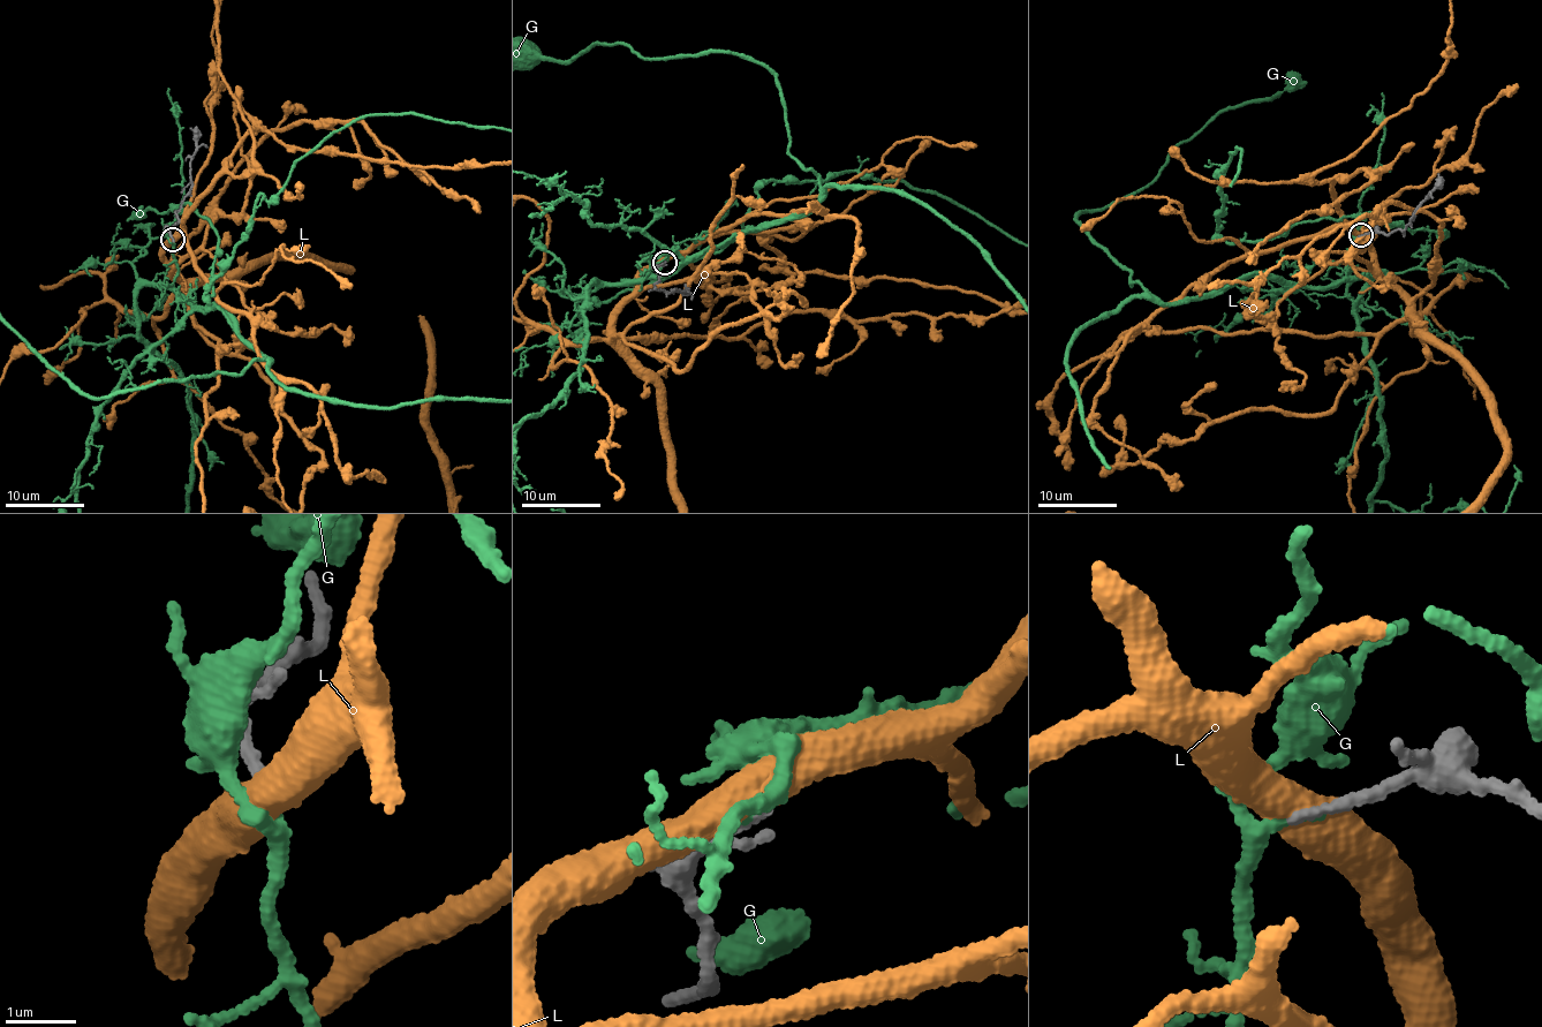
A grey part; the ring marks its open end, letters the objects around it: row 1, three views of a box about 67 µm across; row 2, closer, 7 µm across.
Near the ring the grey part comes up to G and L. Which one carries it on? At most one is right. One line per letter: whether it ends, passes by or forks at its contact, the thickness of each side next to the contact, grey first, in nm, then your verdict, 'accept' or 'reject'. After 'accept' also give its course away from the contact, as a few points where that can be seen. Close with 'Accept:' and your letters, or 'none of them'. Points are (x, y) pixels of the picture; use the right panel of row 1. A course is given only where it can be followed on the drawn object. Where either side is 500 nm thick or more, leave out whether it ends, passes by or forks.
G: it passes by | 160/130 nm | accept | via (1360, 235), (1331, 285), (1257, 274), (1169, 304), (1131, 285), (1075, 219), (1144, 188), (1225, 110), (1294, 76)
L: 160/500 nm | reject
Accept: G

